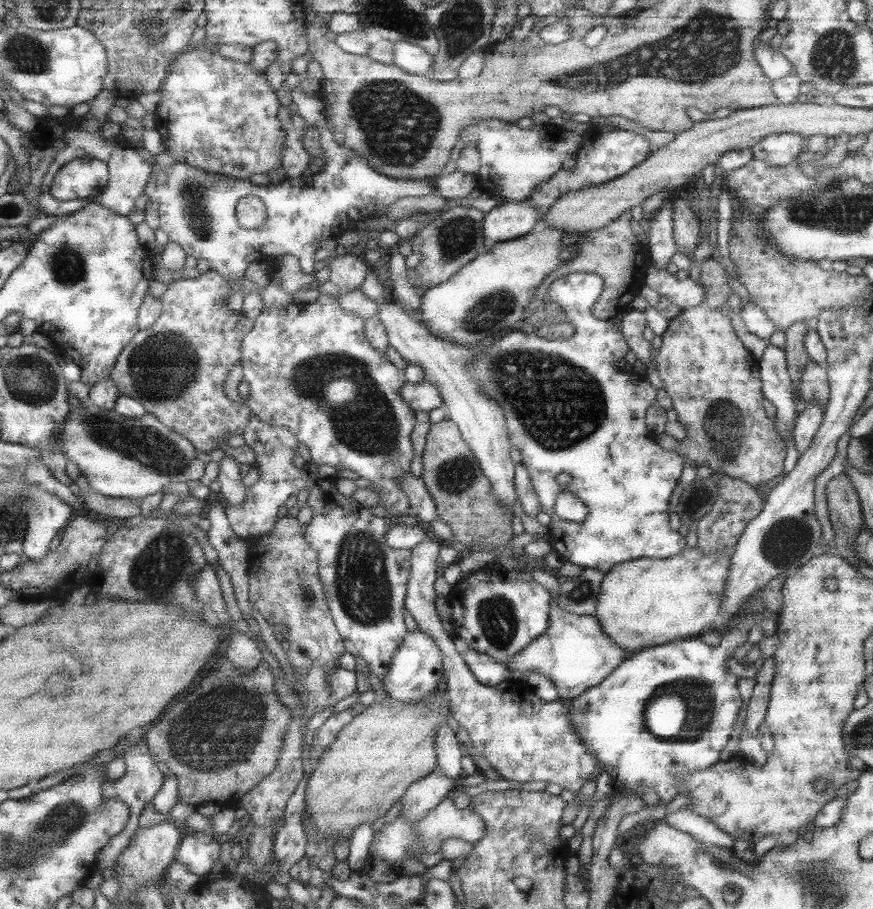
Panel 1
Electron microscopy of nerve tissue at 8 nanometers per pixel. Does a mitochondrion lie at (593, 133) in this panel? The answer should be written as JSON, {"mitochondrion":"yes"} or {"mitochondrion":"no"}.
{"mitochondrion":"no"}

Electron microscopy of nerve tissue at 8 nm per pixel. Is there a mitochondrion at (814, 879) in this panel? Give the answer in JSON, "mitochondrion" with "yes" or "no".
{"mitochondrion":"yes"}

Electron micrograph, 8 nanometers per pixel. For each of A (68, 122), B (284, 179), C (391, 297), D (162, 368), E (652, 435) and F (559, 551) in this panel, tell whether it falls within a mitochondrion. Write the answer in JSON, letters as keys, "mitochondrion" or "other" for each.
{"A":"other","B":"other","C":"other","D":"mitochondrion","E":"other","F":"other"}

